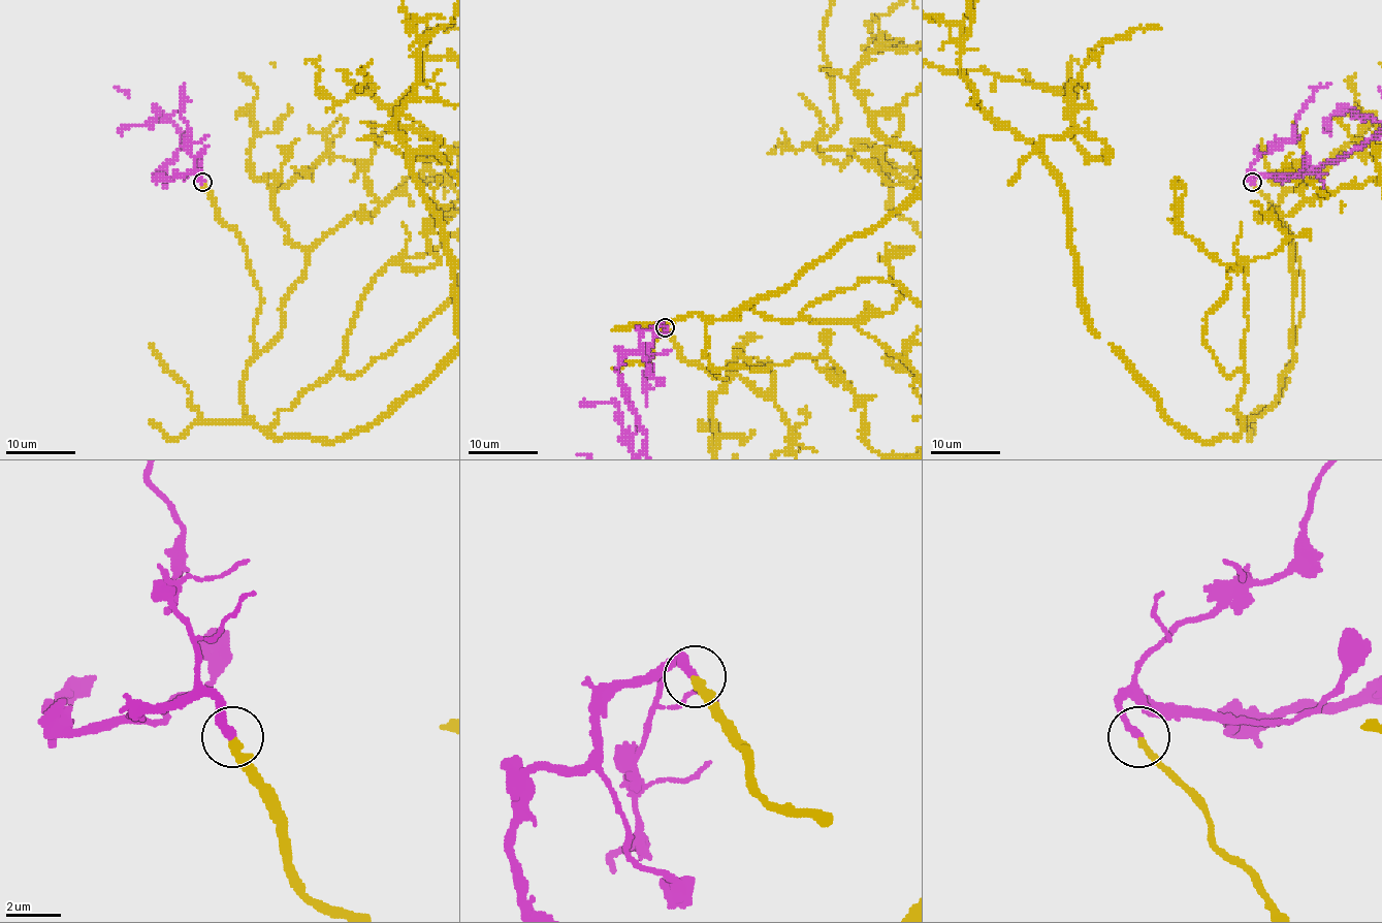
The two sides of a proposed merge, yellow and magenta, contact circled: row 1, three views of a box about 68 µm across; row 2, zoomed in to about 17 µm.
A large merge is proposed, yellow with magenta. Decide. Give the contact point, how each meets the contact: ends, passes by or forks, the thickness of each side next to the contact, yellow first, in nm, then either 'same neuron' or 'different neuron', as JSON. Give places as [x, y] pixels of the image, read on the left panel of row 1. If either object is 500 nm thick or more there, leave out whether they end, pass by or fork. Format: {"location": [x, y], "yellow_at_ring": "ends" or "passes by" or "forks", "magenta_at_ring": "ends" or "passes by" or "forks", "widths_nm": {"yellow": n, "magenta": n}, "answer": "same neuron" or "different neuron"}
{"location": [202, 182], "yellow_at_ring": "ends", "magenta_at_ring": "ends", "widths_nm": {"yellow": 280, "magenta": 280}, "answer": "same neuron"}

